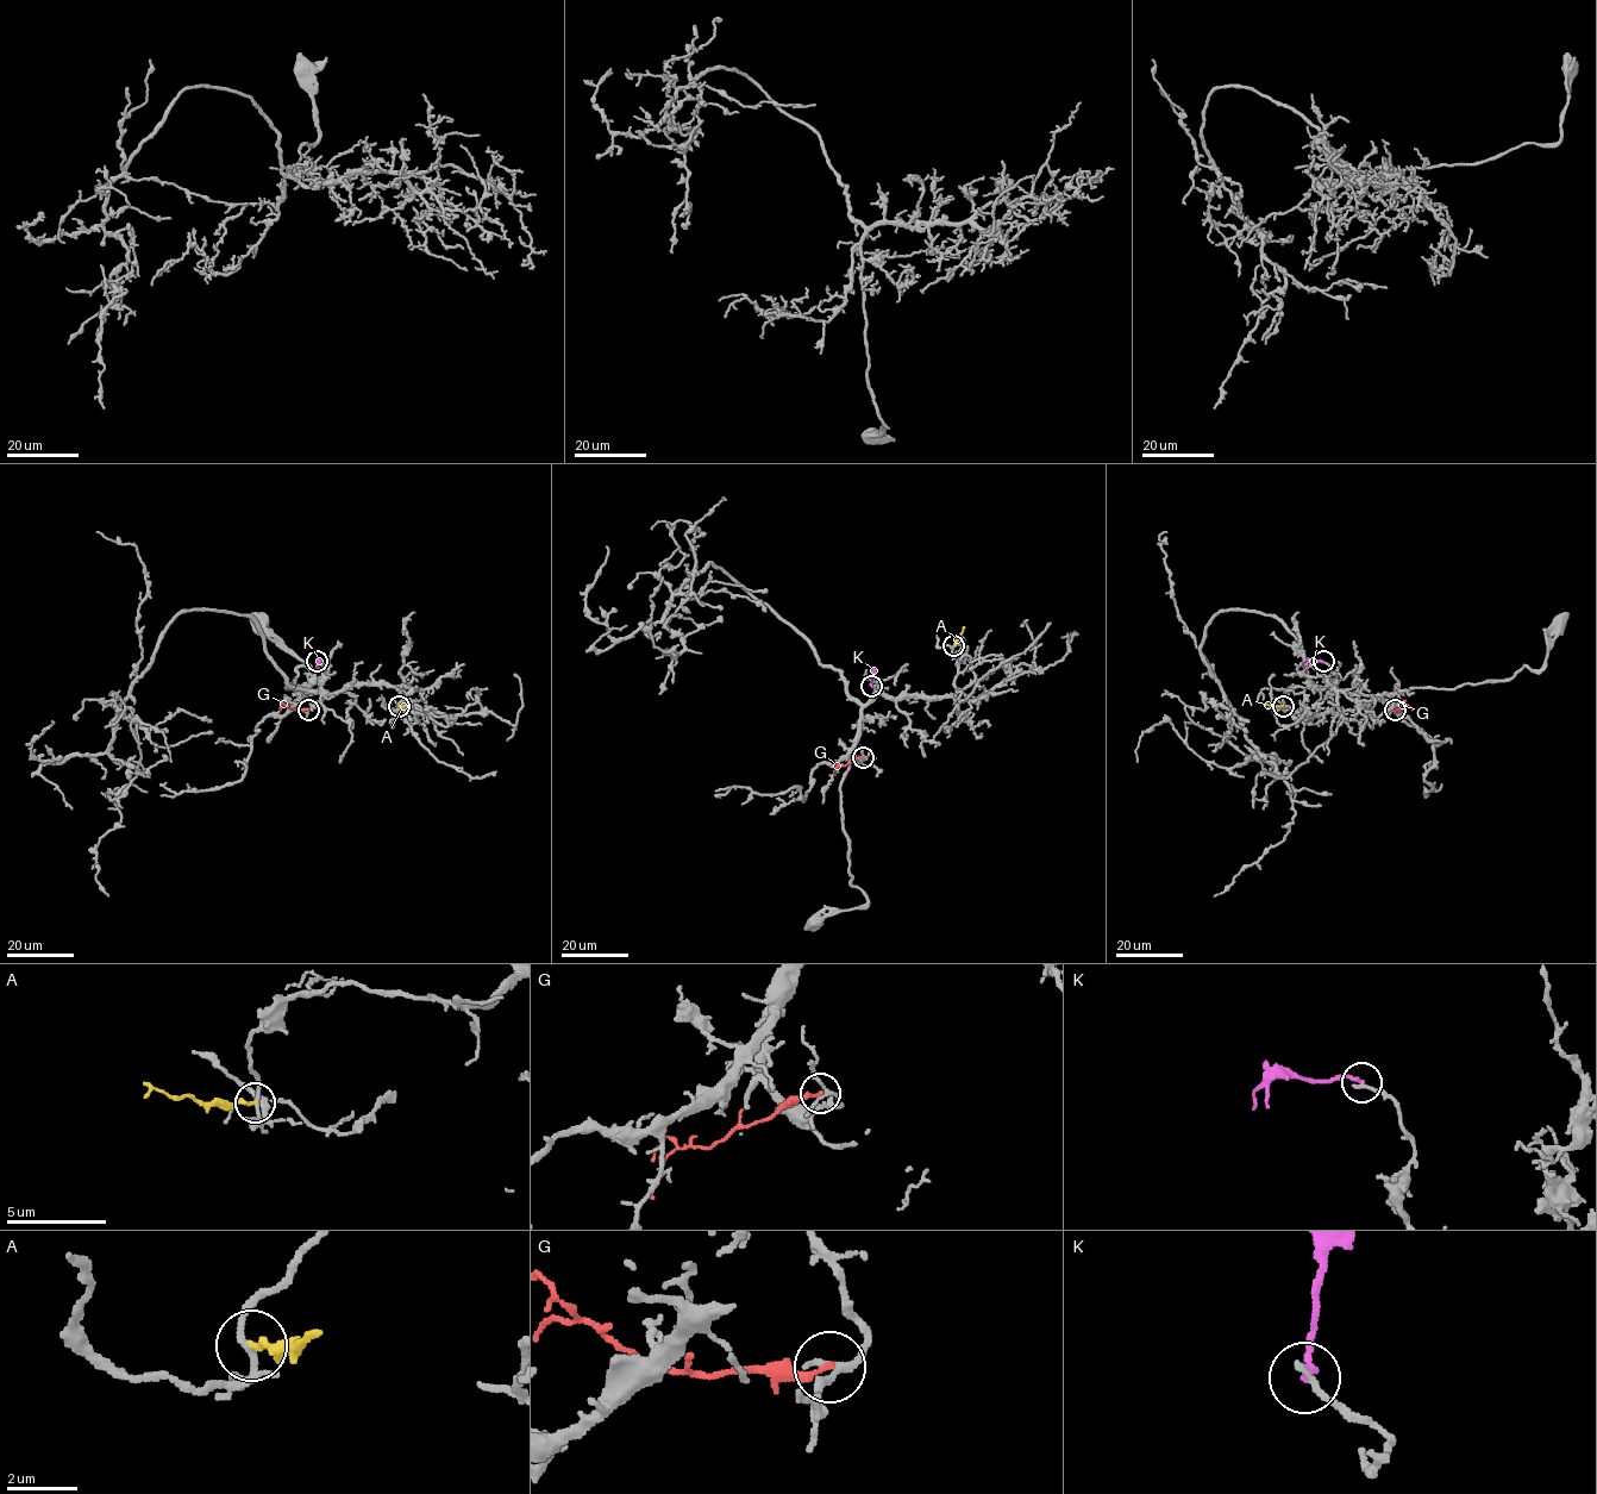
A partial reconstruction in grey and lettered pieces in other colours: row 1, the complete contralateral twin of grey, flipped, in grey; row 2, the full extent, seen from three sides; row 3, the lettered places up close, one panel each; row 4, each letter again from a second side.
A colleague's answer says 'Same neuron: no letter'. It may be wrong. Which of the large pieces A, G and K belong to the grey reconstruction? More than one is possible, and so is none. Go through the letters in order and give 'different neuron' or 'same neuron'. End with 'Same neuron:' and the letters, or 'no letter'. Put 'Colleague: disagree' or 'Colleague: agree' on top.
Colleague: agree
A: different neuron
G: different neuron
K: different neuron
Same neuron: no letter

